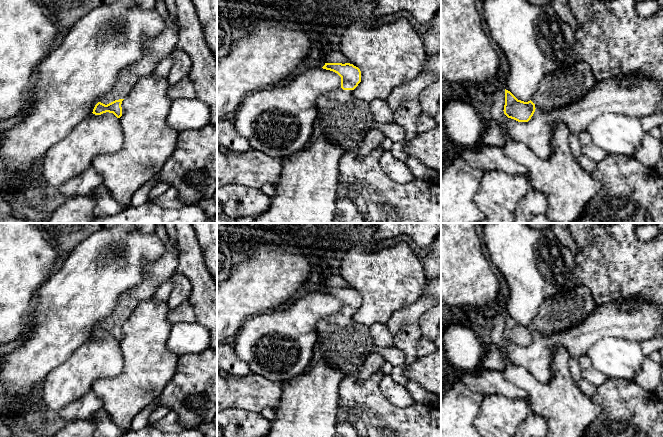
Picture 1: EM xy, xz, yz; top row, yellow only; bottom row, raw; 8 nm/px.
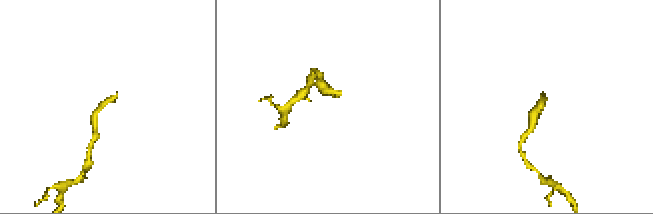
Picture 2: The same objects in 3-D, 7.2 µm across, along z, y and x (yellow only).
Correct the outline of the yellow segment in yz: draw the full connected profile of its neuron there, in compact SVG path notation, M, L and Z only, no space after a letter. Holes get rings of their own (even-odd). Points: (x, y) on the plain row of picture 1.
M582 285L545 300L528 326L518 324L505 313L504 338L518 346L528 346L536 332L550 335L580 324L596 308L590 290Z

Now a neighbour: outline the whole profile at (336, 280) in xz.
M333 275L326 281L326 287L349 287L349 284L340 275Z

